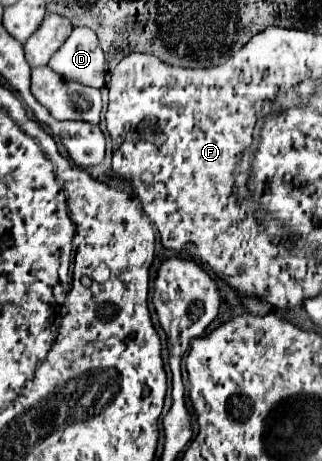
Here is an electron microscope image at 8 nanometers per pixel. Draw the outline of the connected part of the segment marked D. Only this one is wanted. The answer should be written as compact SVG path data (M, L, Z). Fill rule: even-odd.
M75 27L69 39L51 57L49 67L69 81L101 89L105 85L105 57L95 31Z

